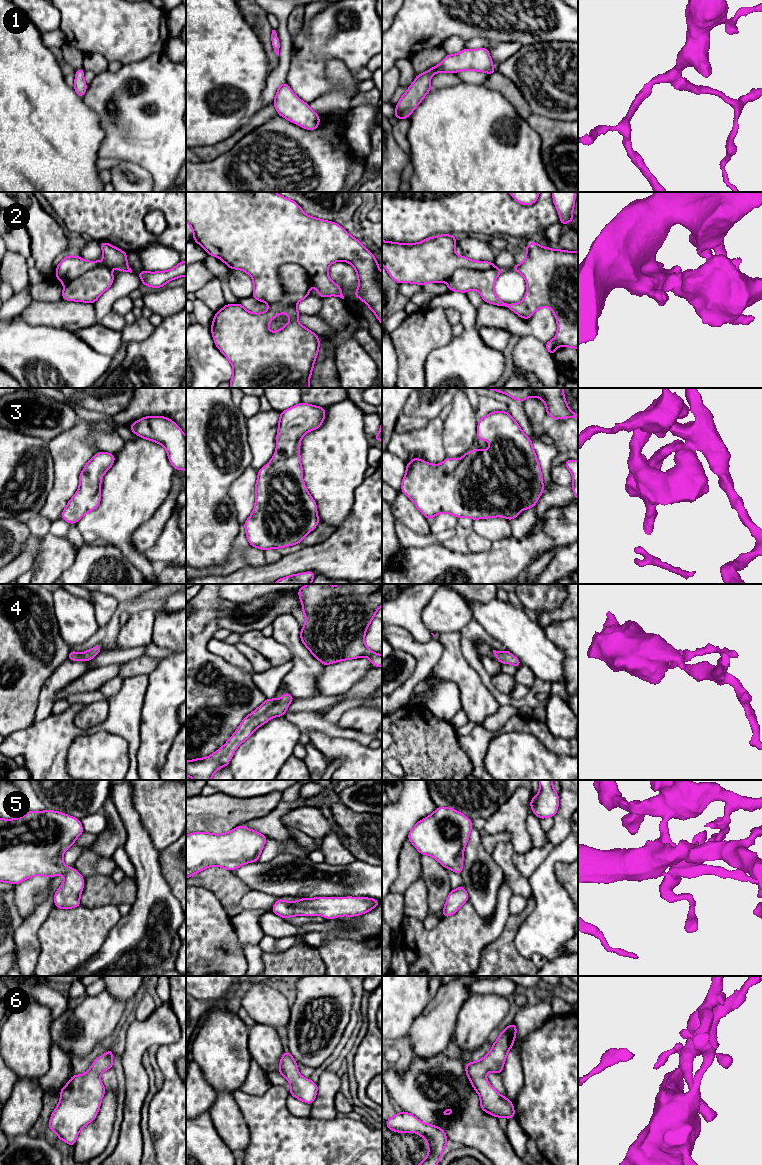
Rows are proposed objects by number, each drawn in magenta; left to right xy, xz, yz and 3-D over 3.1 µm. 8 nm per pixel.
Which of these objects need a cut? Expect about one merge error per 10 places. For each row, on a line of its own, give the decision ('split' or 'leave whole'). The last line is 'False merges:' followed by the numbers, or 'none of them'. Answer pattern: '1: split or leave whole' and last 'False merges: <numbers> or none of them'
1: leave whole
2: leave whole
3: leave whole
4: leave whole
5: leave whole
6: leave whole
False merges: none of them

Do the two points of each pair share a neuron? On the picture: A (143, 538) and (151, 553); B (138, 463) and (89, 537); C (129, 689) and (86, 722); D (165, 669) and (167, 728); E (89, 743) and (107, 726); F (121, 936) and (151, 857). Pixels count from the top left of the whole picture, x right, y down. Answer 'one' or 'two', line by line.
A: two
B: two
C: two
D: one
E: two
F: one

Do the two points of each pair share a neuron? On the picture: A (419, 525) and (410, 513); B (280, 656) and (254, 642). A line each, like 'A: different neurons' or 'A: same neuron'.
A: same neuron
B: same neuron

